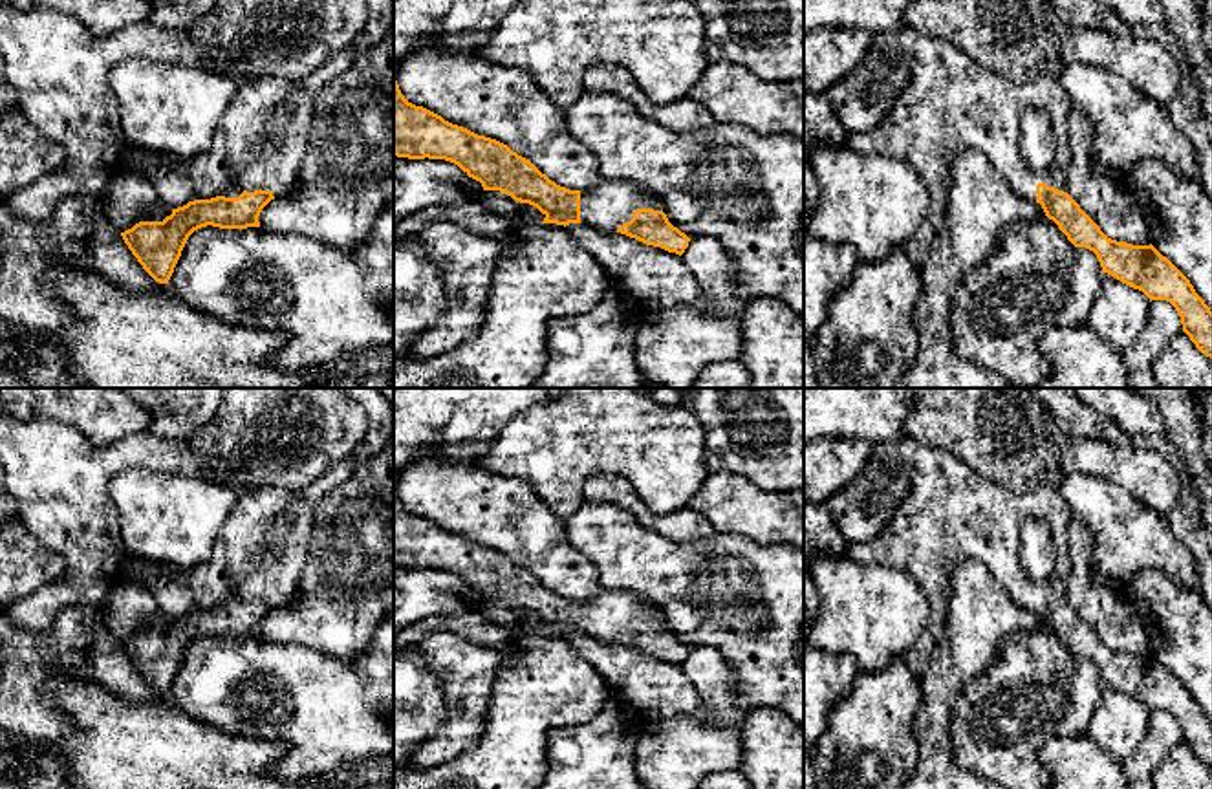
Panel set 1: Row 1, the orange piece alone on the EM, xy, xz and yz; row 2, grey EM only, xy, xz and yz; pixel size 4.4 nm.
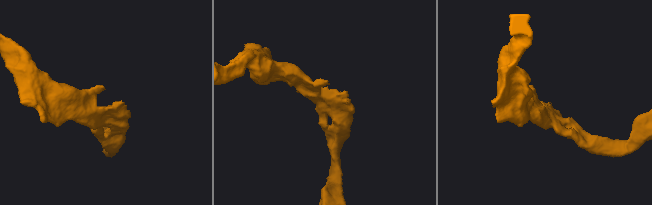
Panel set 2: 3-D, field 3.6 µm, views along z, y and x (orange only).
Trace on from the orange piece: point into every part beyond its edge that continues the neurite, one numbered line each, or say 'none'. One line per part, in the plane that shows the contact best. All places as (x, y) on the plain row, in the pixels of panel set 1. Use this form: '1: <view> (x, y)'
1: xy (260, 573)

